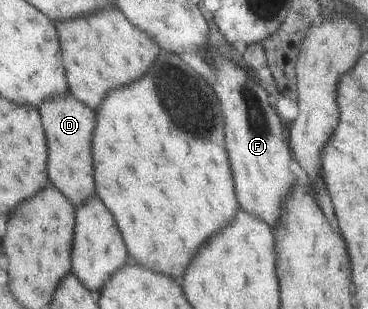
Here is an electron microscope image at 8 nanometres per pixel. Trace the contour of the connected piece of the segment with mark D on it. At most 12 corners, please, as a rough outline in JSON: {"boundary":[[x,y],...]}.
{"boundary":[[71,94],[41,104],[51,182],[93,194],[95,112]]}

